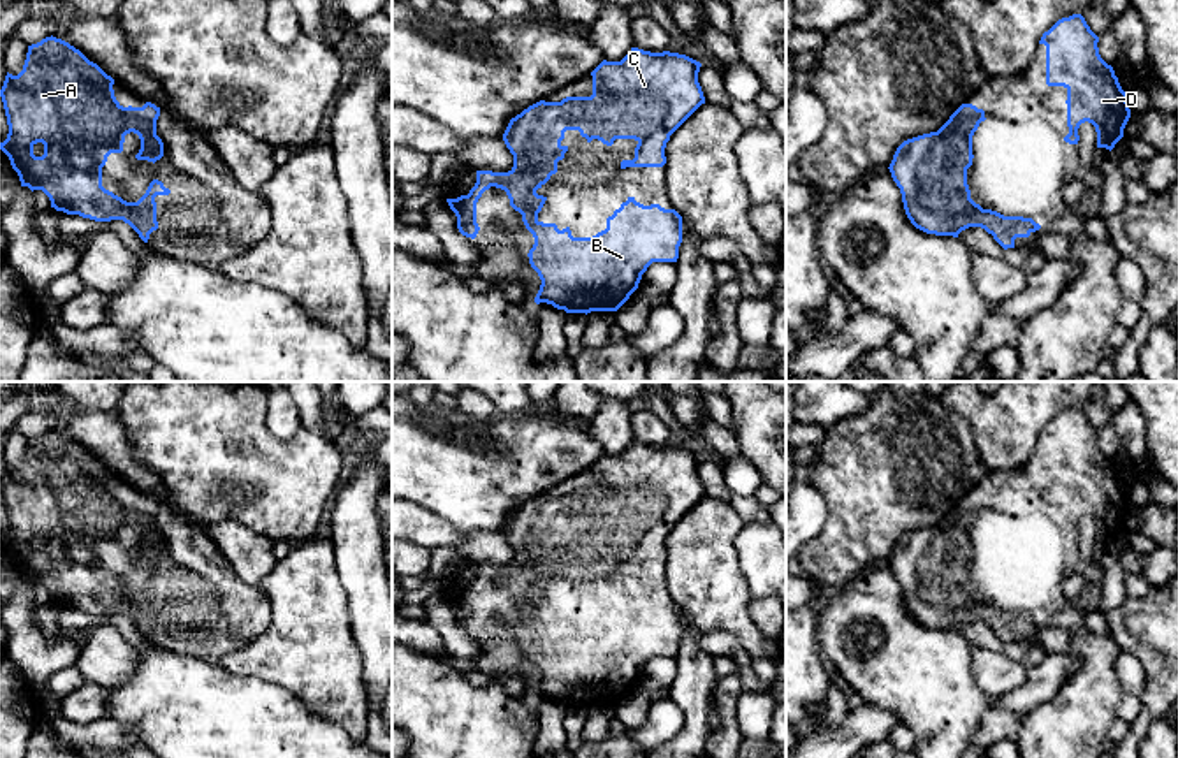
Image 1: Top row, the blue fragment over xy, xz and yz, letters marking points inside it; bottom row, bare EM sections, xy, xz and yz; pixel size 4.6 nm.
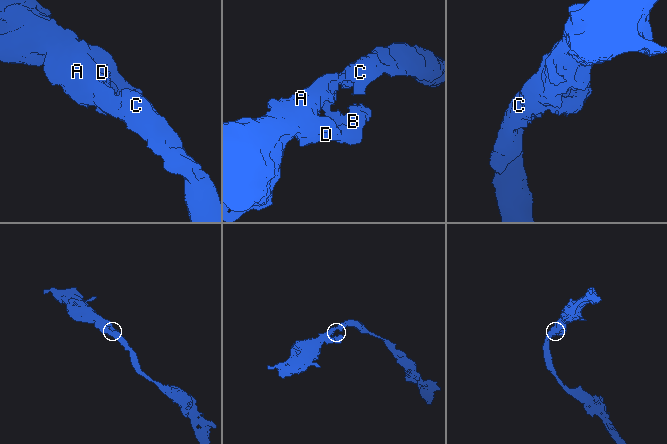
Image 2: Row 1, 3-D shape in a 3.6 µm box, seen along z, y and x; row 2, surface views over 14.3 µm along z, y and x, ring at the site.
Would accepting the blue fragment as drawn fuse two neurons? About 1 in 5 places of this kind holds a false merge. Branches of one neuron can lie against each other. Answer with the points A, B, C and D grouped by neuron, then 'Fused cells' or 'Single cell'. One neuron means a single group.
Groups: A B C D. Single cell

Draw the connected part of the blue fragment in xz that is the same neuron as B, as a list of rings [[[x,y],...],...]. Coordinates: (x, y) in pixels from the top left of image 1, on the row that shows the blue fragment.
[[[631,47],[621,62],[603,60],[591,72],[591,97],[540,100],[524,109],[503,134],[513,167],[508,172],[476,171],[468,195],[447,199],[459,232],[476,237],[476,202],[491,186],[501,188],[534,237],[527,253],[542,280],[534,302],[566,313],[617,311],[652,262],[677,262],[682,216],[628,197],[607,218],[605,230],[573,237],[570,227],[559,230],[556,223],[538,220],[547,197],[536,190],[557,172],[557,162],[568,151],[561,144],[566,130],[607,146],[615,139],[635,139],[635,158],[622,160],[621,169],[663,167],[670,135],[705,104],[700,67],[686,55]]]

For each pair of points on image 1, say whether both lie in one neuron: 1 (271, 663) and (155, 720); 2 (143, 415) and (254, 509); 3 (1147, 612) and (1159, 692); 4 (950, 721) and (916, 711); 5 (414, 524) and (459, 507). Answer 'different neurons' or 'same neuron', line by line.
1: different neurons
2: same neuron
3: same neuron
4: same neuron
5: different neurons

